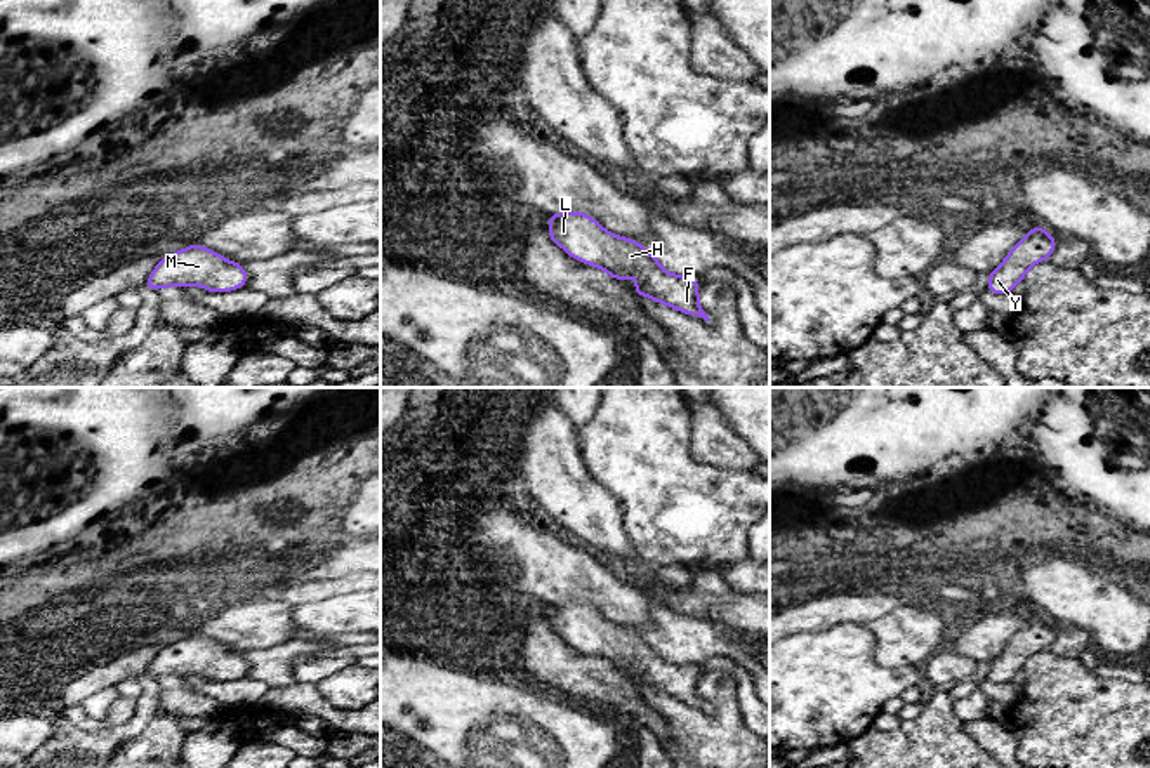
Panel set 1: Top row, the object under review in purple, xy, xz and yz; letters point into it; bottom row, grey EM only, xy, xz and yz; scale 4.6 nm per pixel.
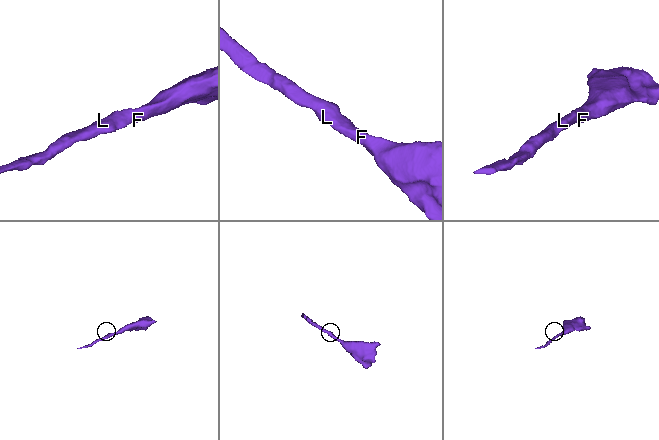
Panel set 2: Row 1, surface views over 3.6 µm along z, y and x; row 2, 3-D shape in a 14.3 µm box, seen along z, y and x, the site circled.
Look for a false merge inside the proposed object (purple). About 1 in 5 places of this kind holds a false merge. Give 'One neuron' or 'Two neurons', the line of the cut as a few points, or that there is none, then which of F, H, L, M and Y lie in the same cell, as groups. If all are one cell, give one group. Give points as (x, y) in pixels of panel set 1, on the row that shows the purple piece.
One neuron. No split. Groups: F H L M Y

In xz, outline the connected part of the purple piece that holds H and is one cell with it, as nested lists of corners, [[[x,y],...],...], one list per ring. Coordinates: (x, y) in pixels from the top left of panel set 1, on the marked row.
[[[585,212],[547,214],[549,238],[570,257],[606,271],[613,280],[638,278],[632,295],[646,295],[684,314],[710,318],[698,306],[698,280],[665,271],[639,242],[606,231]]]

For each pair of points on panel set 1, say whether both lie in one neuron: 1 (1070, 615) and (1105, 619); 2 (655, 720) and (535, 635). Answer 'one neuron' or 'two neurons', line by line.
1: one neuron
2: one neuron

